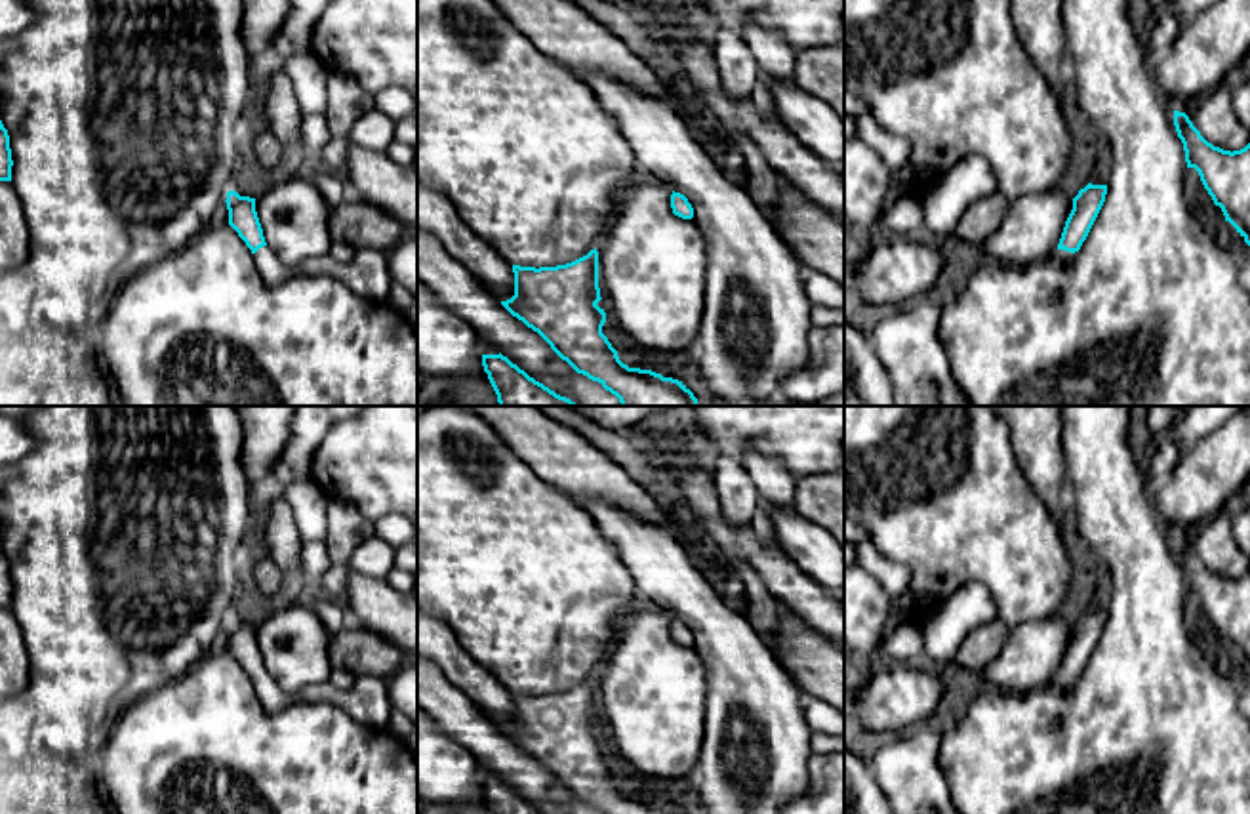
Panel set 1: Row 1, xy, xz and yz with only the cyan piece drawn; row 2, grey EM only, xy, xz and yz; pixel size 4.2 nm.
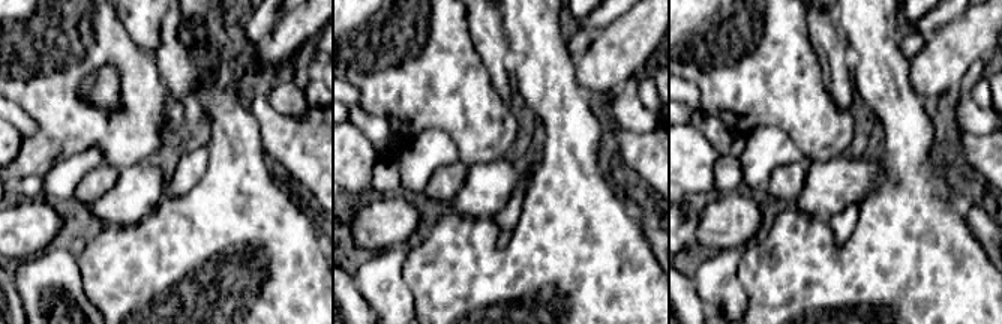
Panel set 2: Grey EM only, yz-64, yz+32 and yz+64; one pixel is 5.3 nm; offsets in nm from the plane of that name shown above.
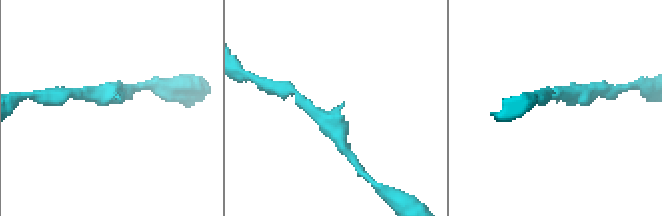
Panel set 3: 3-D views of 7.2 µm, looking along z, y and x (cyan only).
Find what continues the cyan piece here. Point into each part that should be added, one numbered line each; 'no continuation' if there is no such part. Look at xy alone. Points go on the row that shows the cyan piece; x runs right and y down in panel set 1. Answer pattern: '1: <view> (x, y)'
1: xy (366, 273)

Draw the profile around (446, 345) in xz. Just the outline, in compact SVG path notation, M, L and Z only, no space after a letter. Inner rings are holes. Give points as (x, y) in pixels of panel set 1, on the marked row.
M417 280L417 370L423 377L482 374L482 351L473 326Z

